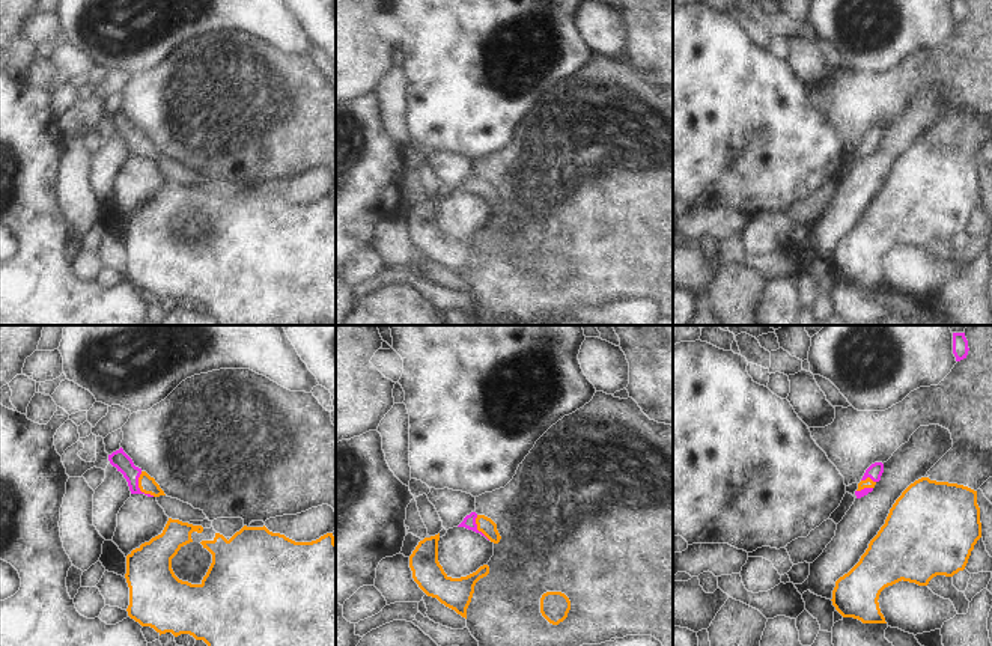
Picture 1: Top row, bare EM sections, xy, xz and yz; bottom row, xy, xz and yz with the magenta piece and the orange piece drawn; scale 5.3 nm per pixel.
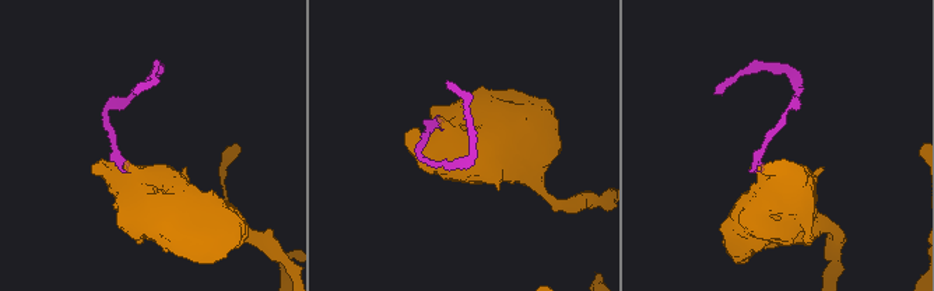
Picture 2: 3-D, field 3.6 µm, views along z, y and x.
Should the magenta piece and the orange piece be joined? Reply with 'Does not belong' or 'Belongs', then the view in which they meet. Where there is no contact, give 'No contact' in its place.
Belongs. Touches magenta in xy

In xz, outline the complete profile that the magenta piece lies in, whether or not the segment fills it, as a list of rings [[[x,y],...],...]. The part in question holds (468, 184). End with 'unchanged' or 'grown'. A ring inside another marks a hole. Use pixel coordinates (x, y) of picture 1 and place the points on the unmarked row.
[[[476,175],[467,178],[458,190],[465,190],[476,196],[480,196],[482,199],[485,199],[488,203],[494,206],[498,206],[501,202],[497,193],[497,187],[491,181],[485,178],[477,178]]]; grown

